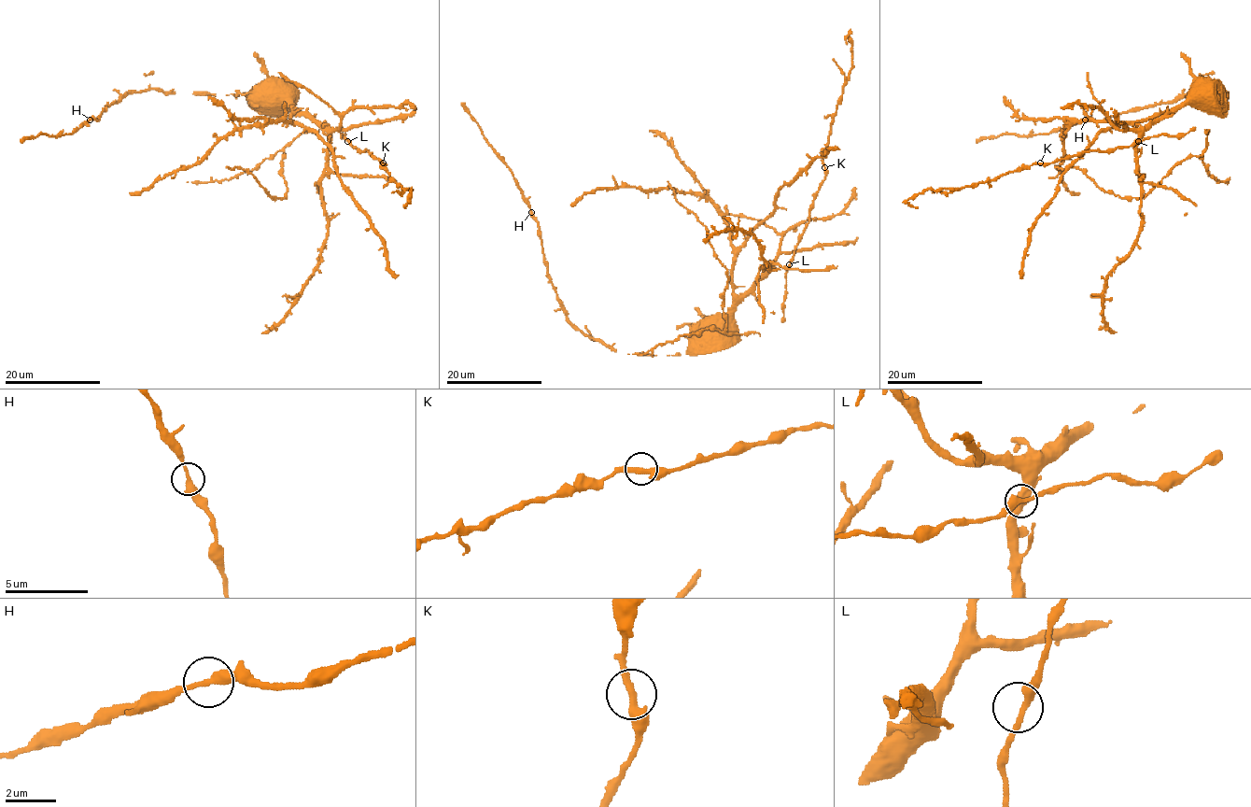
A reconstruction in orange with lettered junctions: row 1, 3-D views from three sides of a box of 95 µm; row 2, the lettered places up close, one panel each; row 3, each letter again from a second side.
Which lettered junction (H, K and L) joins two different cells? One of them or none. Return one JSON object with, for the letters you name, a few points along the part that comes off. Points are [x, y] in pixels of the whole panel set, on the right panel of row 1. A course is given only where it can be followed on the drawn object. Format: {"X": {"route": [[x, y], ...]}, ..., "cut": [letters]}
{"cut": []}

